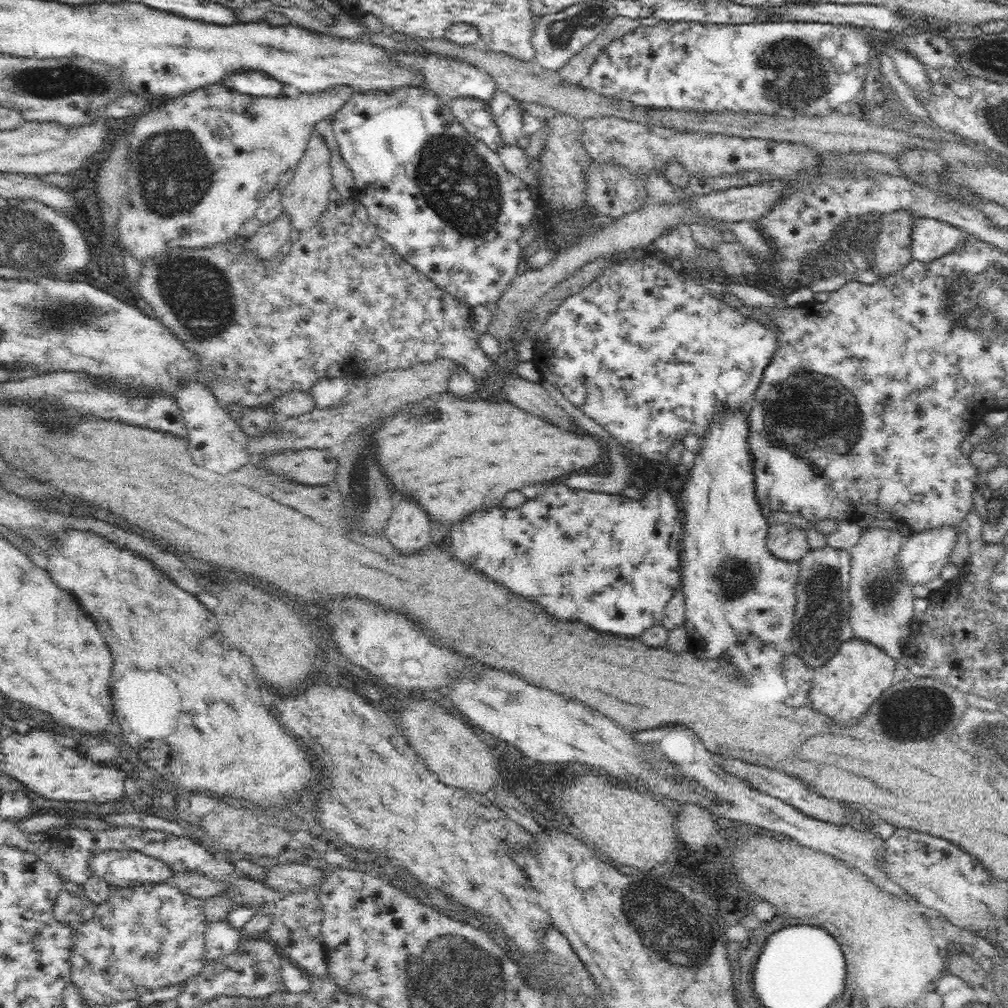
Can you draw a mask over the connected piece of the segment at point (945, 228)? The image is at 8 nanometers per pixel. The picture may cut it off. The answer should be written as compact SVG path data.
M922 217L913 235L913 260L932 263L948 255L966 251L974 237L956 225L935 218Z

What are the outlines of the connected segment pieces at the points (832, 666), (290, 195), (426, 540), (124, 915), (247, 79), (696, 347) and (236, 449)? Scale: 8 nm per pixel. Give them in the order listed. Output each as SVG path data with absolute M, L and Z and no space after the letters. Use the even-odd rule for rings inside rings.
M856 638L842 644L836 656L824 664L824 668L814 670L812 688L808 694L812 710L828 714L840 722L856 722L862 714L870 710L870 706L882 696L884 690L891 688L895 662L884 650ZM824 704L828 706L826 710Z
M314 132L310 138L307 150L303 158L300 160L298 170L283 188L284 196L282 196L282 205L284 218L288 219L290 230L298 230L300 234L304 231L310 231L323 218L324 211L327 210L331 202L329 195L334 188L332 185L331 168L329 167L329 149L325 140Z
M402 502L392 512L386 528L386 538L402 556L418 554L430 544L428 516L424 516L422 508L418 508L416 504Z
M171 881L160 883L159 885L138 885L134 888L112 887L110 898L105 903L106 904L102 904L102 906L98 906L95 918L92 919L91 922L83 923L81 927L77 929L78 943L76 943L75 949L71 954L71 982L81 990L90 1007L98 1004L110 1006L111 1004L130 999L137 1000L144 992L153 991L157 988L176 986L176 984L181 984L189 976L192 976L192 974L198 974L198 972L200 972L207 964L202 952L204 952L205 932L207 931L207 926L210 922L208 922L205 917L203 910L204 900L200 897L195 898L183 895Z
M230 70L226 72L218 83L224 87L259 97L281 96L281 83L267 72L259 70Z
M639 254L617 258L606 266L598 277L594 277L590 284L570 294L559 304L558 308L544 321L535 342L537 349L533 353L532 361L537 366L542 380L548 380L558 392L564 394L566 400L570 400L586 416L596 420L614 438L618 438L622 448L654 462L668 460L668 454L674 451L676 443L683 443L678 440L683 440L690 435L706 439L715 428L720 426L719 423L730 418L732 413L746 414L746 410L753 401L753 394L760 384L764 368L776 350L773 326L764 320L743 316L740 309L730 307L722 299L716 298L714 292L706 288L699 279L700 275L694 271L686 269L676 272L674 268L671 268L669 261L658 260L658 258L641 259Z
M192 383L191 386L184 387L179 392L175 400L181 410L186 428L188 428L188 452L194 462L194 466L210 466L212 470L220 470L224 476L226 472L230 474L240 470L242 466L248 464L248 454L244 452L244 444L248 442L248 434L242 430L240 424L236 424L229 418L226 408L222 408L217 403L217 397L212 389L204 385Z

